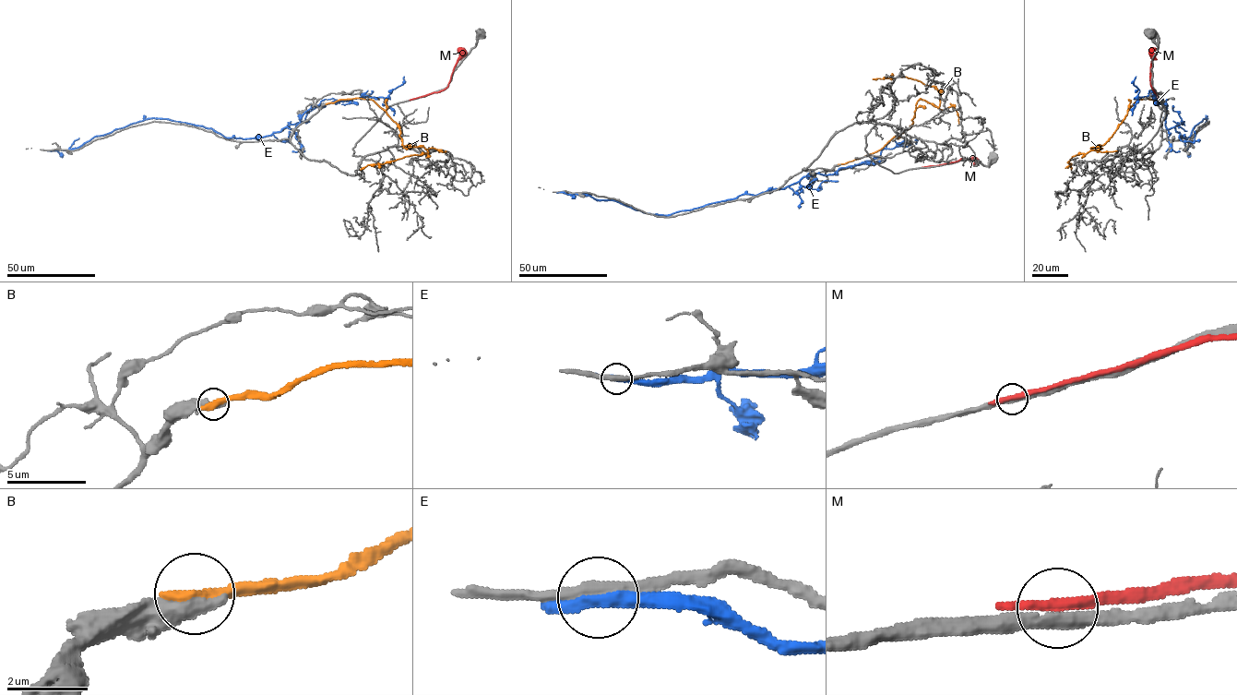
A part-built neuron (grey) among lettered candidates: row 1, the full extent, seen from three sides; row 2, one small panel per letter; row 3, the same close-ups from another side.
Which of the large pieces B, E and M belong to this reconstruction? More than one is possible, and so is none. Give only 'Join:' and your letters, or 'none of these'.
Join: none of these

